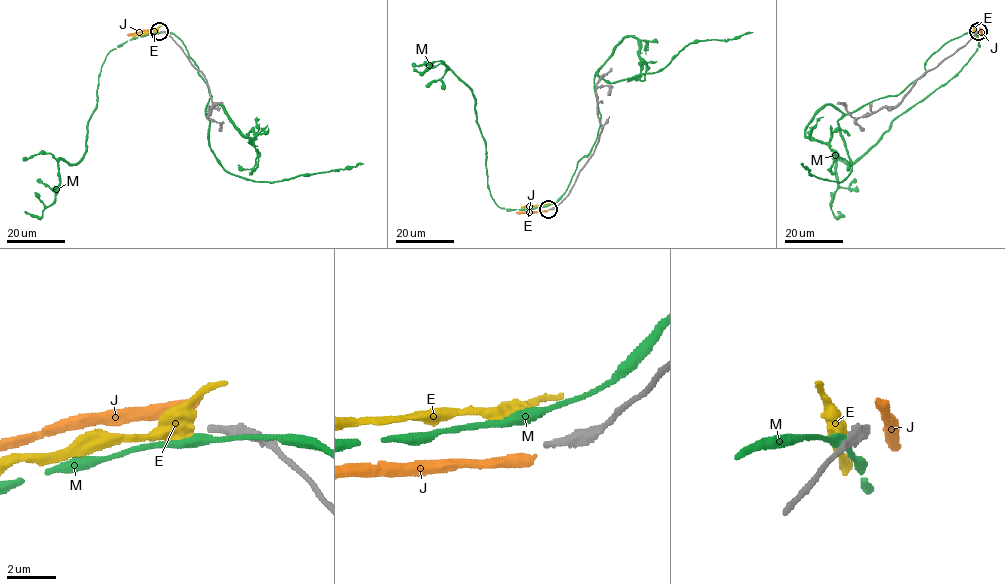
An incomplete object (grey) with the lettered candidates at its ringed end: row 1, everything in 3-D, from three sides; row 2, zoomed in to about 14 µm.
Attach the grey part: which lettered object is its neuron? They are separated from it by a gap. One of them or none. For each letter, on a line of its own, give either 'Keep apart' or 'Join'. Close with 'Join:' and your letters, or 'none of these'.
E: Keep apart
J: Keep apart
M: Keep apart
Join: none of these

